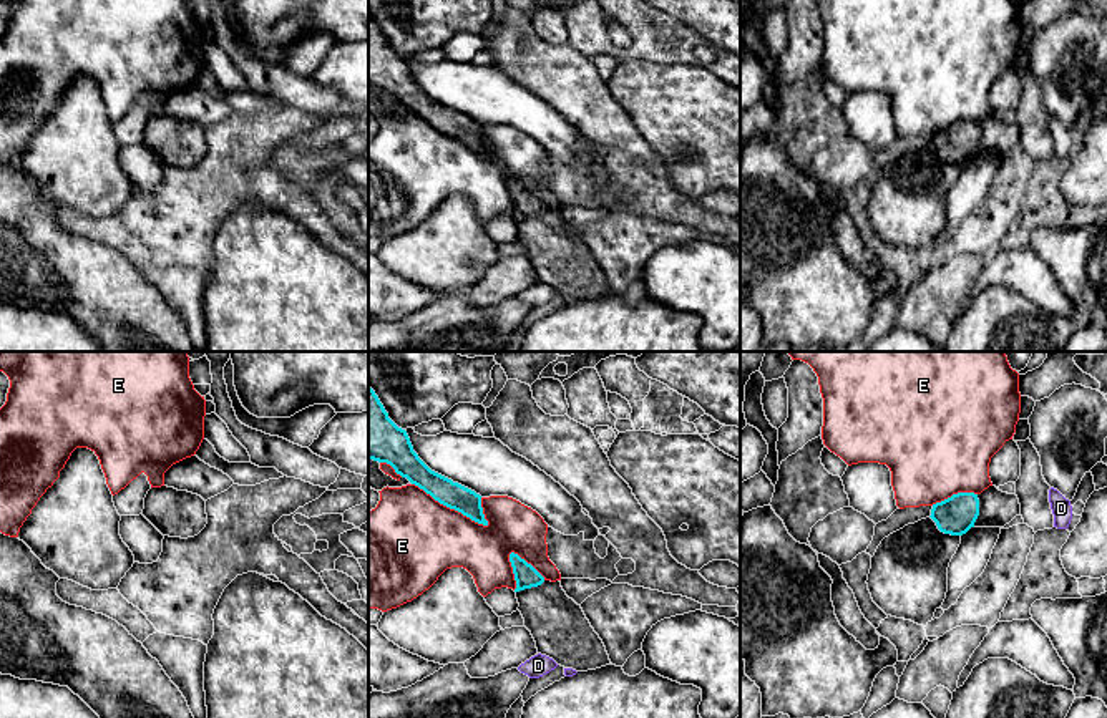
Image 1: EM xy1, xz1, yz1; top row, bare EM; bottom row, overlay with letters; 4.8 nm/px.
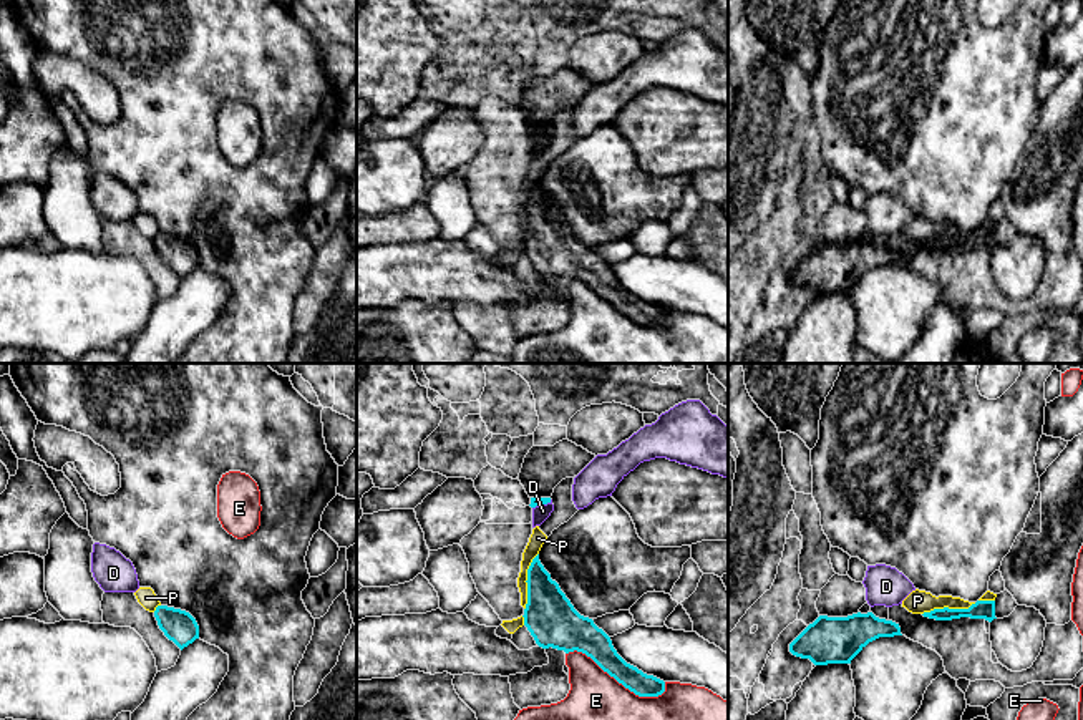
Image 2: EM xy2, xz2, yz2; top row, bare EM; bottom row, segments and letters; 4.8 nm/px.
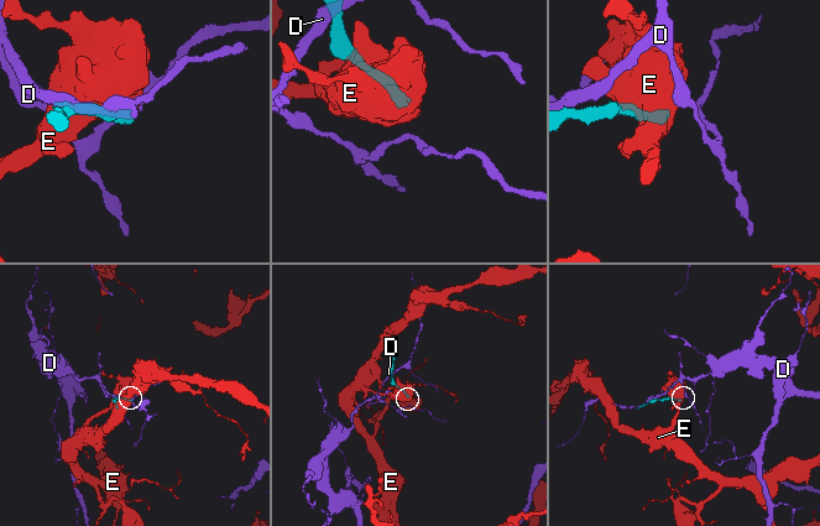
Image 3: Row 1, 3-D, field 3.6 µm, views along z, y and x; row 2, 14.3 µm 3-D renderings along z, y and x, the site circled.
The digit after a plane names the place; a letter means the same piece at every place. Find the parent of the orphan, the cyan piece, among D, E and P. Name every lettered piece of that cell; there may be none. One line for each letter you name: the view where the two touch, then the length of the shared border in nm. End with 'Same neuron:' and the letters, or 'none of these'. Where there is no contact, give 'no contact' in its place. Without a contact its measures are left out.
Same neuron: none of these

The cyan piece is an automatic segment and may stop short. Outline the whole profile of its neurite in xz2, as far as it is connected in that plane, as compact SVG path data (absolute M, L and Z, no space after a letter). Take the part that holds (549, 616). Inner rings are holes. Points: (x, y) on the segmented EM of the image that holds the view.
M539 554L527 569L527 604L524 625L542 649L582 652L604 672L639 697L658 697L665 682L647 675L627 664L614 649L610 637L592 619L580 615L559 584L539 561Z

